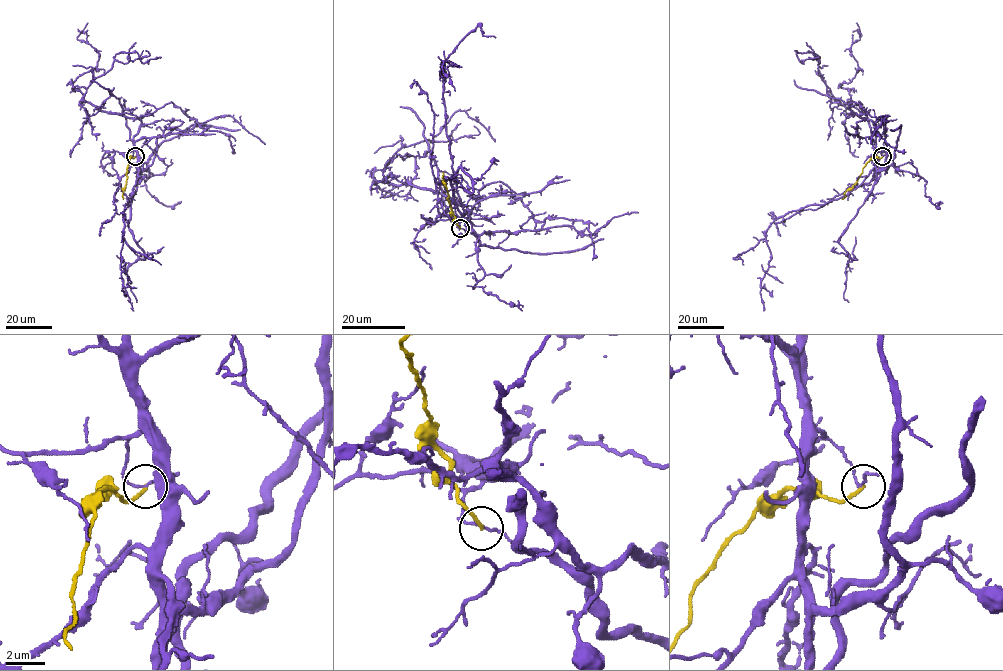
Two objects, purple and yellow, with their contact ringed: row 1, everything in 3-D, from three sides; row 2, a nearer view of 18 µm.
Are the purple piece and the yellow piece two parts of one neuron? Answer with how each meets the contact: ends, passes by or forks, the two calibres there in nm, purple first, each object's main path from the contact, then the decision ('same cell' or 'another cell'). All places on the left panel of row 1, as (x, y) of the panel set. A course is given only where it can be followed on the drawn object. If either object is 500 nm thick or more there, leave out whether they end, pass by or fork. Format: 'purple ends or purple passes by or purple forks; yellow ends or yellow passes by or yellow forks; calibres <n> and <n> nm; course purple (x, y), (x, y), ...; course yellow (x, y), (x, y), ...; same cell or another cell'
purple passes by; yellow ends; calibres 100 and 180 nm; course purple (135, 156), (139, 118), (79, 102), (117, 53), (136, 52), (143, 63), (161, 57); course yellow (135, 156), (129, 159), (123, 198); another cell

